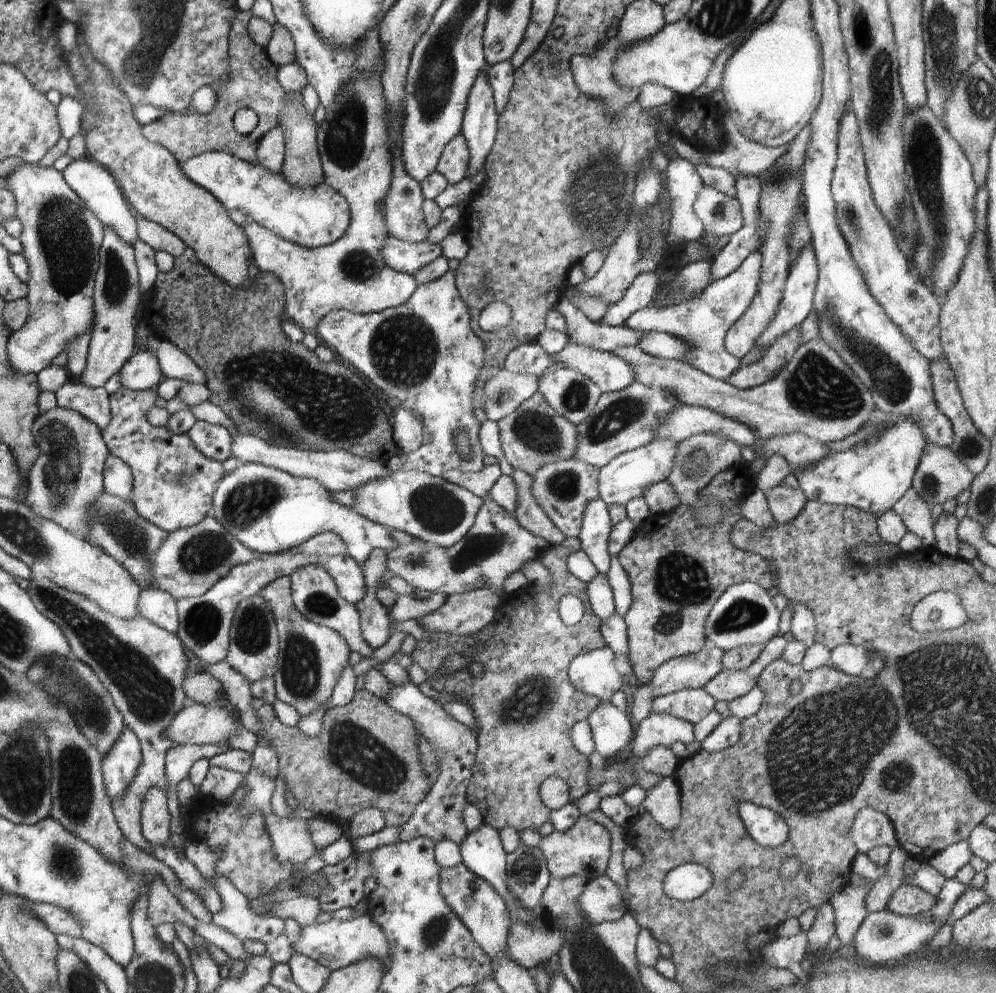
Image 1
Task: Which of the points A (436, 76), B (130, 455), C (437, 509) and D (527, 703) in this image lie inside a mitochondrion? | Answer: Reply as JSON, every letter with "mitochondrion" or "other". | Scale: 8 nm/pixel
{"A":"mitochondrion","B":"other","C":"mitochondrion","D":"mitochondrion"}

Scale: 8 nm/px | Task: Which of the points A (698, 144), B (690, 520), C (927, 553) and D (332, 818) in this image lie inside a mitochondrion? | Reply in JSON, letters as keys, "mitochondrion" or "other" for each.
{"A":"other","B":"other","C":"other","D":"other"}

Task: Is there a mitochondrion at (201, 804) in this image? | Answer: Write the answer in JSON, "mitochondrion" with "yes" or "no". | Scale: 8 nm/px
{"mitochondrion":"no"}

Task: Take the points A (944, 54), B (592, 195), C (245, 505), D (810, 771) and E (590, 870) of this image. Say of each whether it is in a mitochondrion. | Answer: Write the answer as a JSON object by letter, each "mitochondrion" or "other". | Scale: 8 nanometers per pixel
{"A":"mitochondrion","B":"mitochondrion","C":"mitochondrion","D":"mitochondrion","E":"other"}

